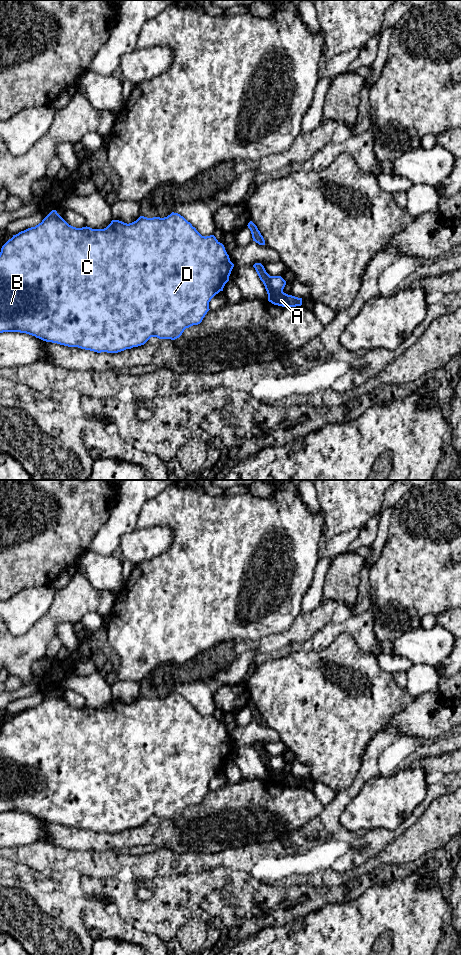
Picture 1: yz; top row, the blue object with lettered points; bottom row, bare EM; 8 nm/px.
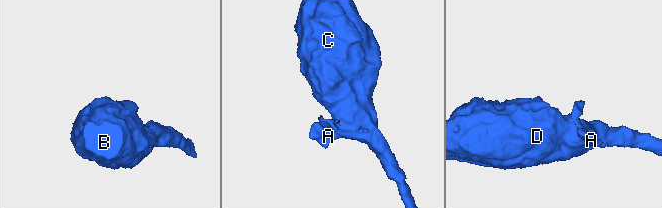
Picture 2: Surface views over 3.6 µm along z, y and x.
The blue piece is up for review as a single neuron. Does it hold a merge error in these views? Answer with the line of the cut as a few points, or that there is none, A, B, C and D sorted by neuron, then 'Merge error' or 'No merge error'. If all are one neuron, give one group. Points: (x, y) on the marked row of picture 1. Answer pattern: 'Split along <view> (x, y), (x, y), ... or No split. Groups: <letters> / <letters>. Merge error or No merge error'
Split along yz (269, 276), (266, 286), (273, 290), (282, 291). Groups: A / B C D. Merge error

